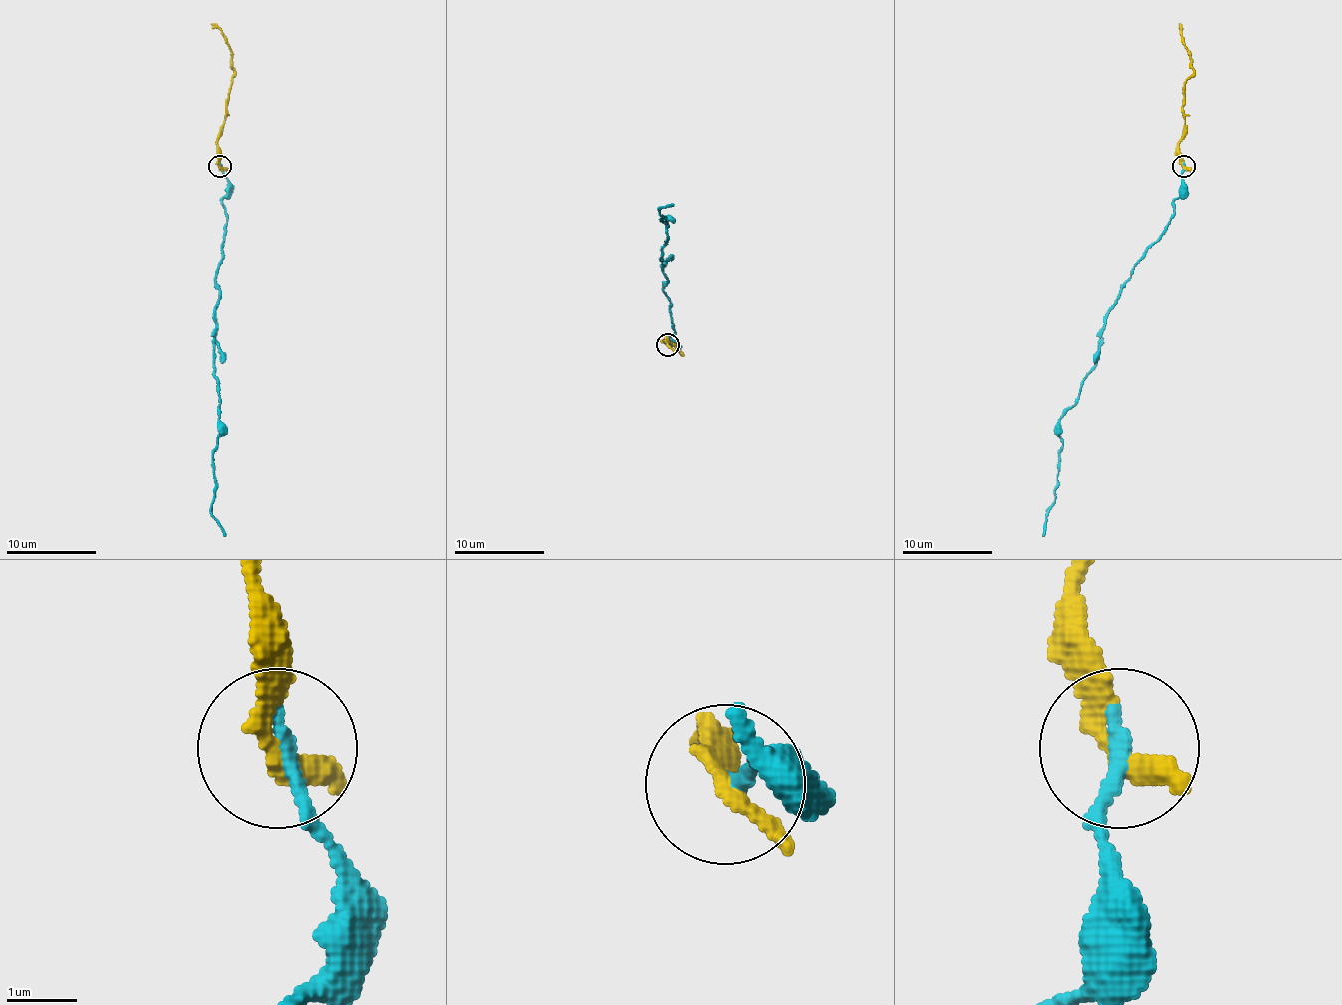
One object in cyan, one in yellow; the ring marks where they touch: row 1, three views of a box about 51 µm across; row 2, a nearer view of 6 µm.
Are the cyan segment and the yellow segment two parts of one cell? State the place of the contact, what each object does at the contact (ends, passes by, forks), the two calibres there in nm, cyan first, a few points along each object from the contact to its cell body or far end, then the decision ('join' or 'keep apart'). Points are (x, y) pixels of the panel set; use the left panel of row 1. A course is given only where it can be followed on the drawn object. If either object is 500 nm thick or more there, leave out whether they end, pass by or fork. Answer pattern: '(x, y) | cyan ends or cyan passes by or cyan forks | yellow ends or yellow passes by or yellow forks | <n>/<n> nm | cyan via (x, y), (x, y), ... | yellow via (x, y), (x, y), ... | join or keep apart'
(220, 166) | cyan ends | yellow passes by | 240/240 nm | cyan via (219, 165), (226, 179), (221, 202), (226, 224), (215, 315), (219, 419), (212, 507), (226, 536) | yellow via (219, 165), (217, 138), (224, 122), (233, 73), (233, 52), (226, 43), (226, 36), (210, 23) | join

